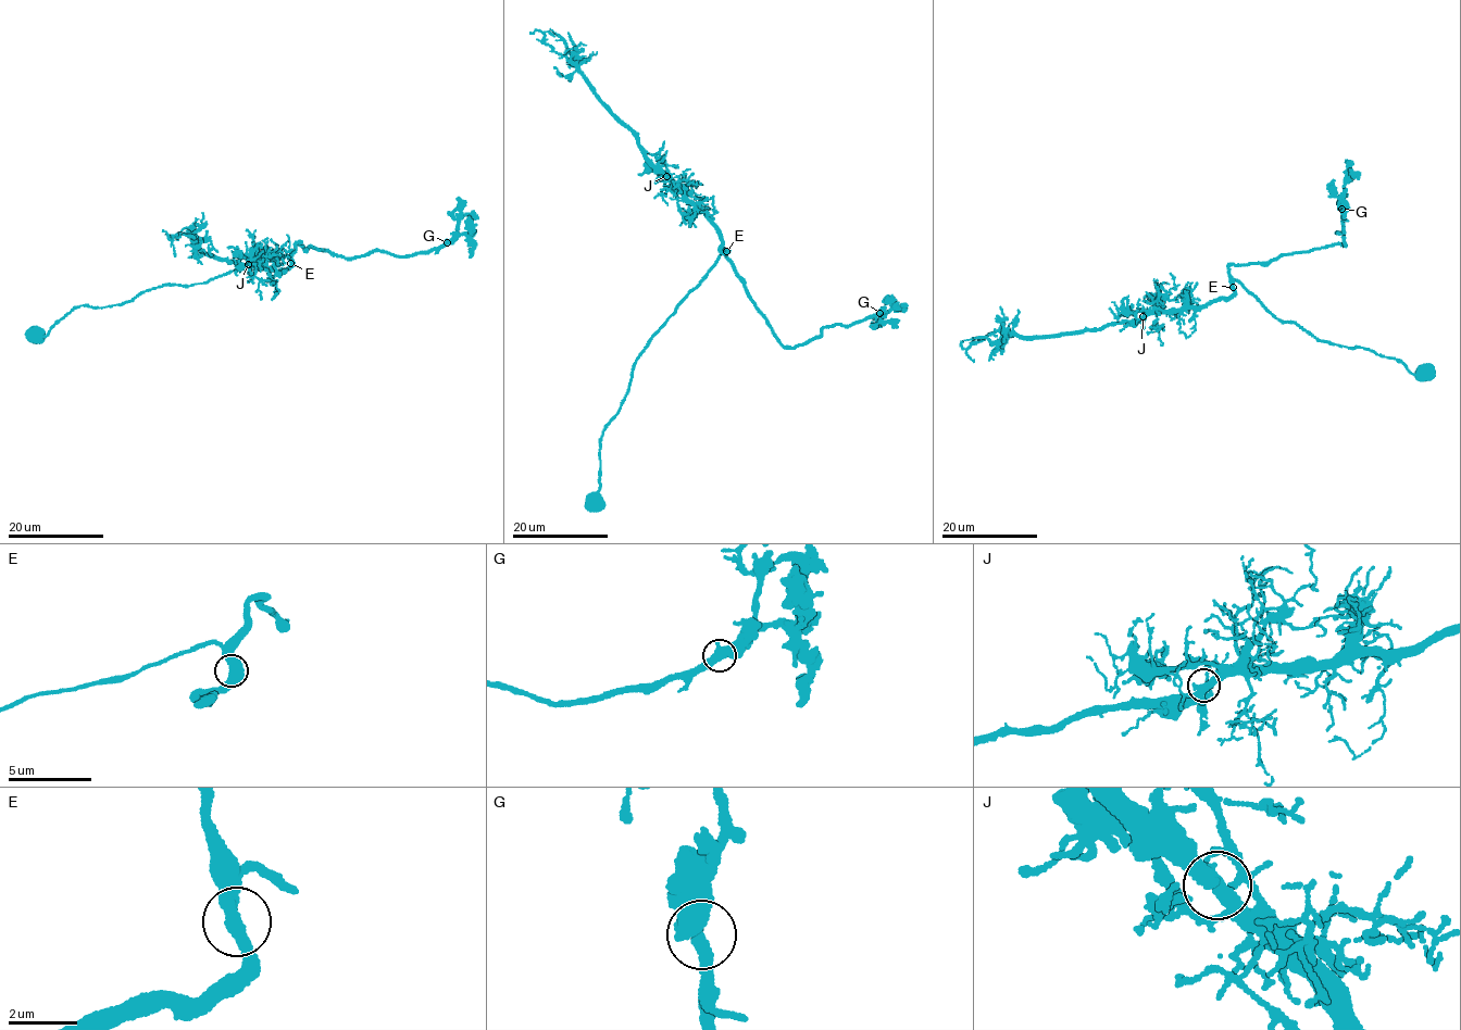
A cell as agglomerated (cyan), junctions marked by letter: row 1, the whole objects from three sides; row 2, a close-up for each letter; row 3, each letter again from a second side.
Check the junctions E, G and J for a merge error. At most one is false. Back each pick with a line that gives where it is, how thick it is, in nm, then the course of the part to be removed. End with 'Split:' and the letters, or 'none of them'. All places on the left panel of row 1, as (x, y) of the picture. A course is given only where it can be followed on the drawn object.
Split: none of them

